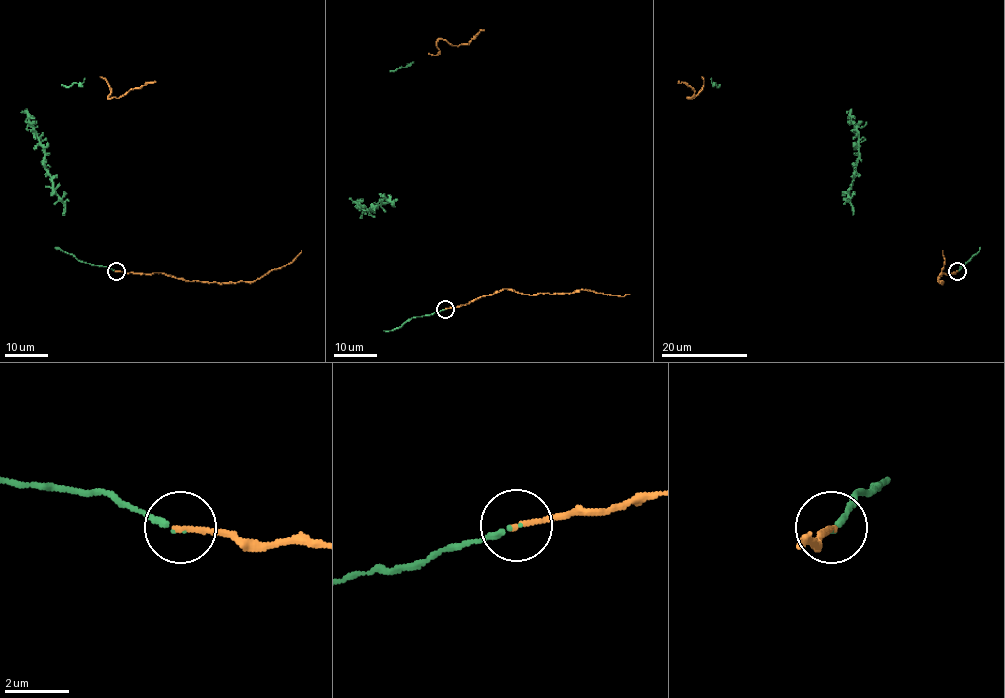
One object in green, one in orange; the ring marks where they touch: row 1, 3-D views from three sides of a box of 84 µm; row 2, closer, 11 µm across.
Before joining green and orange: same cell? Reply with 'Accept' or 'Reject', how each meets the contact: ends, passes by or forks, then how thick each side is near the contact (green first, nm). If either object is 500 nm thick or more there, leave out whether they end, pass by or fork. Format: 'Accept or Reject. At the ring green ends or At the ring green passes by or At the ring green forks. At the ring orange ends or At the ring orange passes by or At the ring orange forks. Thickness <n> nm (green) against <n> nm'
Accept. At the ring green ends. At the ring orange ends. Thickness 120 nm (green) against 180 nm

